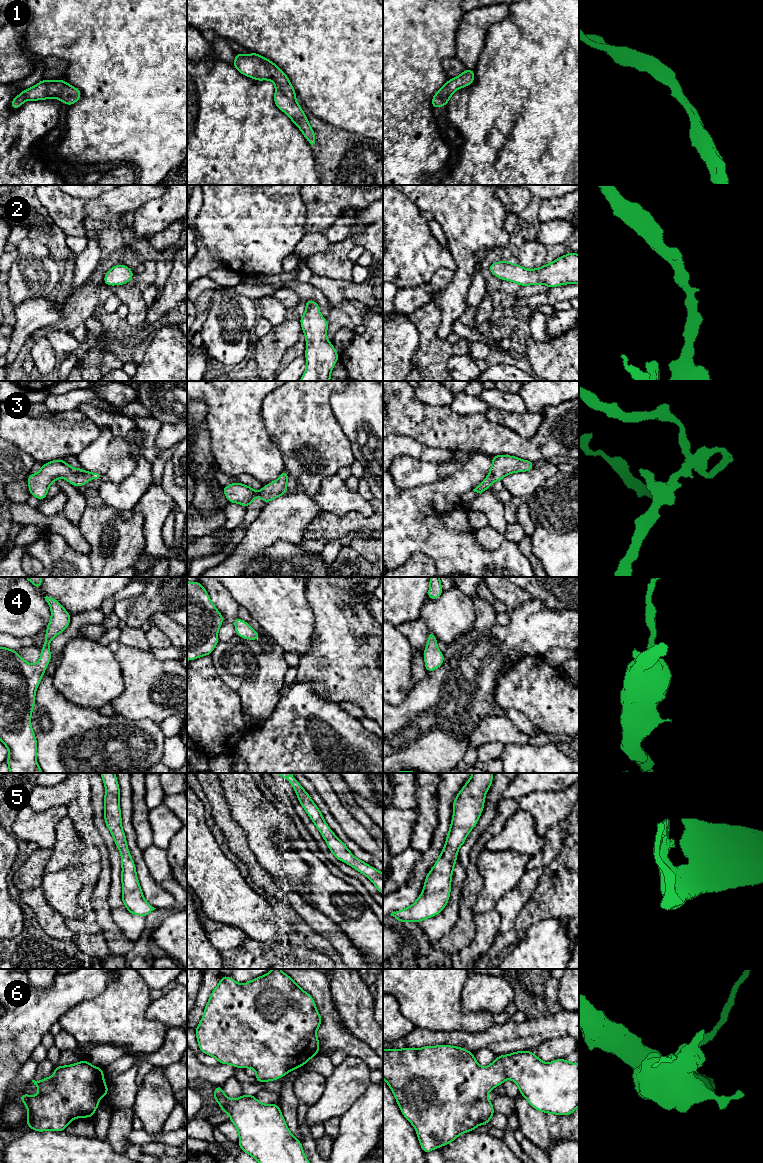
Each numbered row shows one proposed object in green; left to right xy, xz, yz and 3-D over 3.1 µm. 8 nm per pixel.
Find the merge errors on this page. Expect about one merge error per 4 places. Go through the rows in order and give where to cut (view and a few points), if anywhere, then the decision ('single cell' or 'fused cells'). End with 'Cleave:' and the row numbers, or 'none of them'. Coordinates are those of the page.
1: no cut; single cell
2: no cut; single cell
3: no cut; single cell
4: no cut; single cell
5: no cut; single cell
6: no cut; single cell
Cleave: none of them

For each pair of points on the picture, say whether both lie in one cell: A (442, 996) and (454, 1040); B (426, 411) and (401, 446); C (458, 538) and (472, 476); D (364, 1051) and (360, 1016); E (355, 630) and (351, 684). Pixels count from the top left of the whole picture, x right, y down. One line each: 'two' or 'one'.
A: two
B: two
C: one
D: two
E: one

